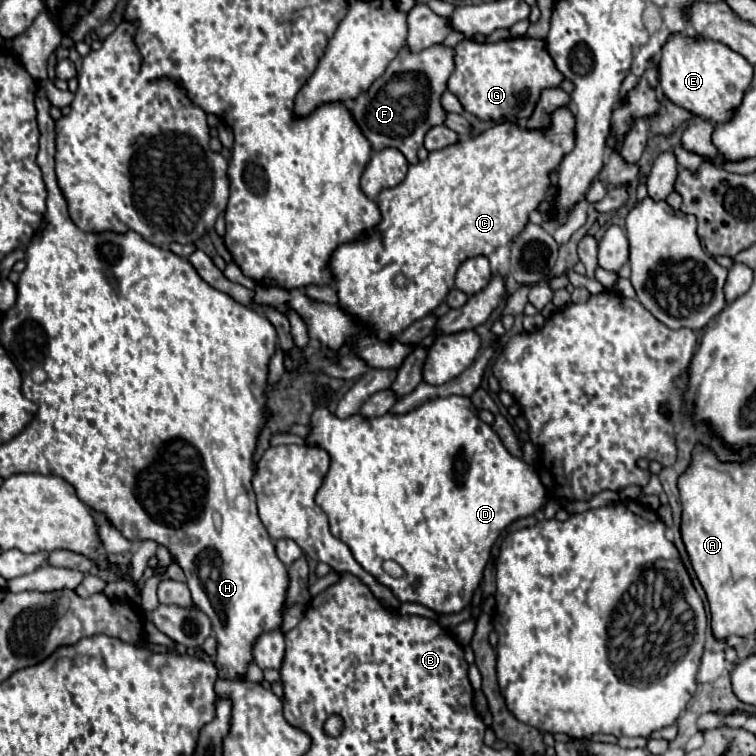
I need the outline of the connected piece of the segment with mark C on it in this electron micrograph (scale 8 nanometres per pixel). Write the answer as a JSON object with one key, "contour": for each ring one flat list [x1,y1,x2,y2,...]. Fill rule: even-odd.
{"contour":[[559,107,551,113,549,129,521,129,517,123,499,123,483,131,475,139,459,141,439,151,431,151,425,161,409,165,403,183,379,193,381,223,363,241,339,245,331,257,341,305,359,321,371,325,379,339,389,339,405,331,417,319,429,315,453,287,457,267,475,255,491,255,497,247,513,241,527,225,529,215,545,197,549,177,559,167,561,159,575,145,577,119,569,107],[403,273,409,283,395,287,393,279]]}

